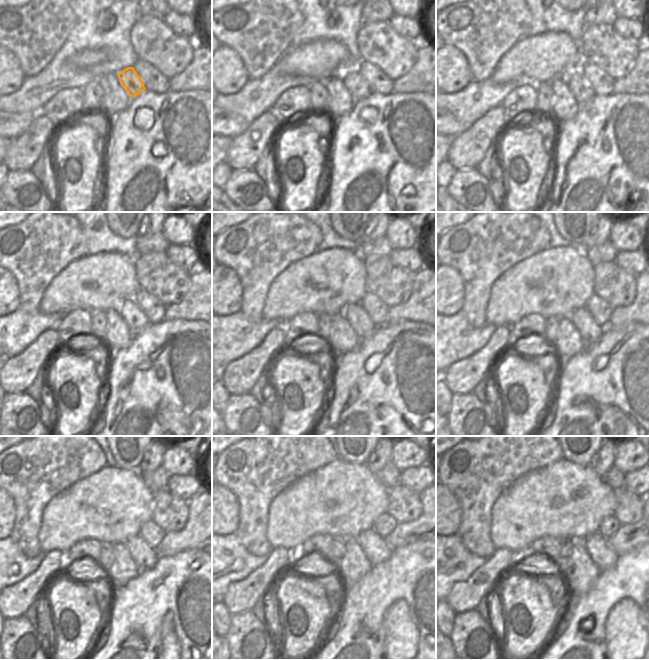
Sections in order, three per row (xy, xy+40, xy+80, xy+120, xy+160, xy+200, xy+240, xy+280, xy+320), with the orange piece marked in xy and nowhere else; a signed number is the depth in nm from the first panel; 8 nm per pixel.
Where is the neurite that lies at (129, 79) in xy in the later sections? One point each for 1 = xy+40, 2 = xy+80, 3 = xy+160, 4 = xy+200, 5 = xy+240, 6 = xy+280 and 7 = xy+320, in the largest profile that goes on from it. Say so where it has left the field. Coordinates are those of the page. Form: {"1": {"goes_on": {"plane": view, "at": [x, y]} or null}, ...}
{"1": {"goes_on": {"plane": "xy+40", "at": [355, 83]}}, "2": {"goes_on": {"plane": "xy+80", "at": [581, 89]}}, "3": {"goes_on": {"plane": "xy+160", "at": [362, 324]}}, "4": {"goes_on": {"plane": "xy+200", "at": [590, 331]}}, "5": {"goes_on": {"plane": "xy+240", "at": [145, 556]}}, "6": {"goes_on": {"plane": "xy+280", "at": [375, 547]}}, "7": {"goes_on": {"plane": "xy+320", "at": [603, 556]}}}

